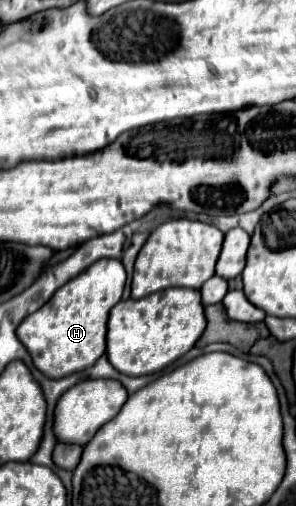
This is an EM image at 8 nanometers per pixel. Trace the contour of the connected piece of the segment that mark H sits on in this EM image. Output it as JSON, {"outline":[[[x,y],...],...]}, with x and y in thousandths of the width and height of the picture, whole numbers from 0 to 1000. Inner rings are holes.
{"outline":[[[334,514],[260,549],[233,553],[139,613],[98,621],[57,648],[57,668],[111,708],[111,719],[159,747],[213,747],[307,727],[355,700],[368,613],[409,593],[422,530],[395,514]]]}

